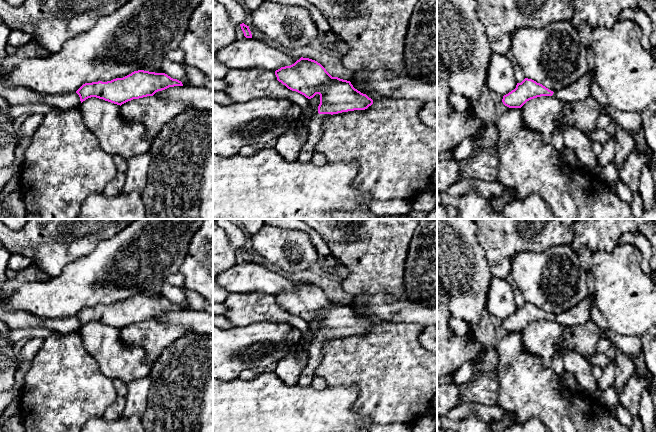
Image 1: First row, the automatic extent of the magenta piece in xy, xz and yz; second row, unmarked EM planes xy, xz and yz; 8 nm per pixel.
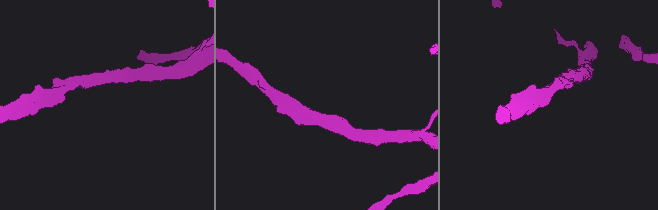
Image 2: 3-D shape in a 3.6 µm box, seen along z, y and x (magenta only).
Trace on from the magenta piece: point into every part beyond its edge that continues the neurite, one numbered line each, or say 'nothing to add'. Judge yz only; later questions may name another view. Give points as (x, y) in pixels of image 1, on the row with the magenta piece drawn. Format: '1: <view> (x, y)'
1: yz (580, 90)

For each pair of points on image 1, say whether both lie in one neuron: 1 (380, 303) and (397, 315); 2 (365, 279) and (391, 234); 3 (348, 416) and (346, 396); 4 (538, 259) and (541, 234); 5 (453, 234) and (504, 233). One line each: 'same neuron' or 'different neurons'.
1: same neuron
2: same neuron
3: same neuron
4: different neurons
5: different neurons

